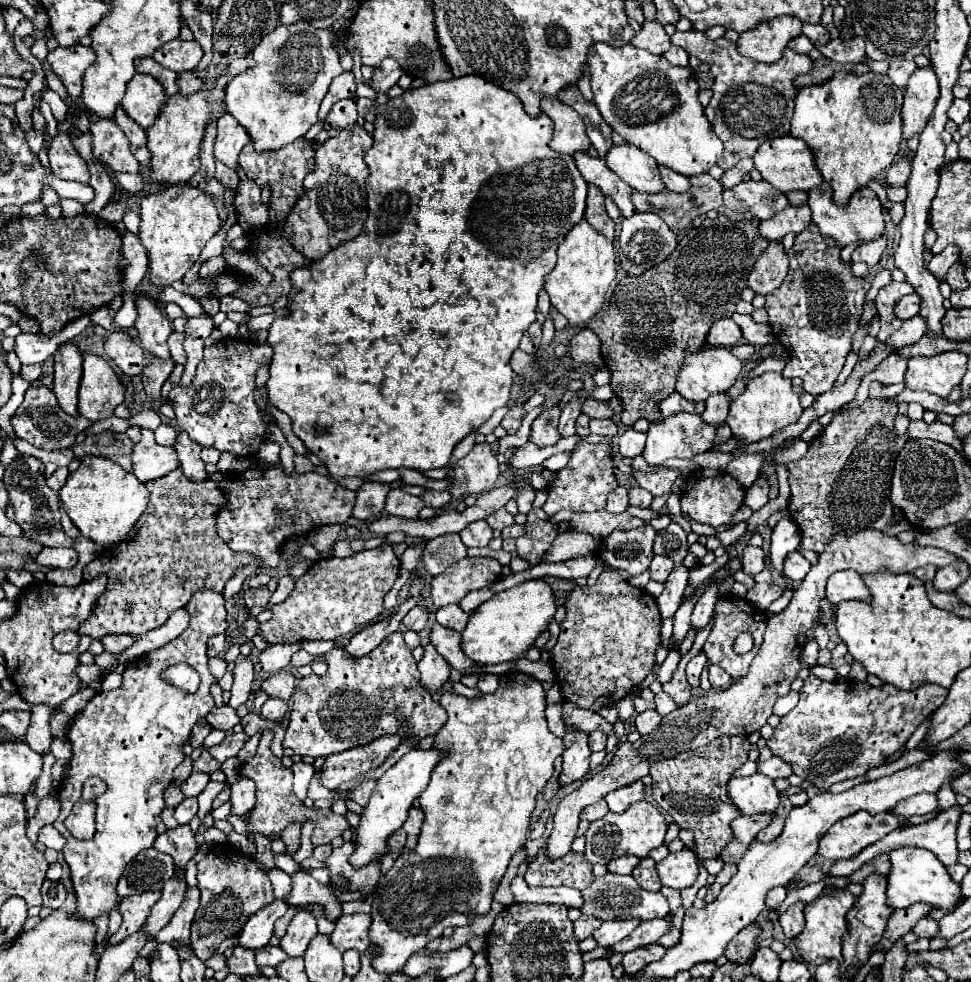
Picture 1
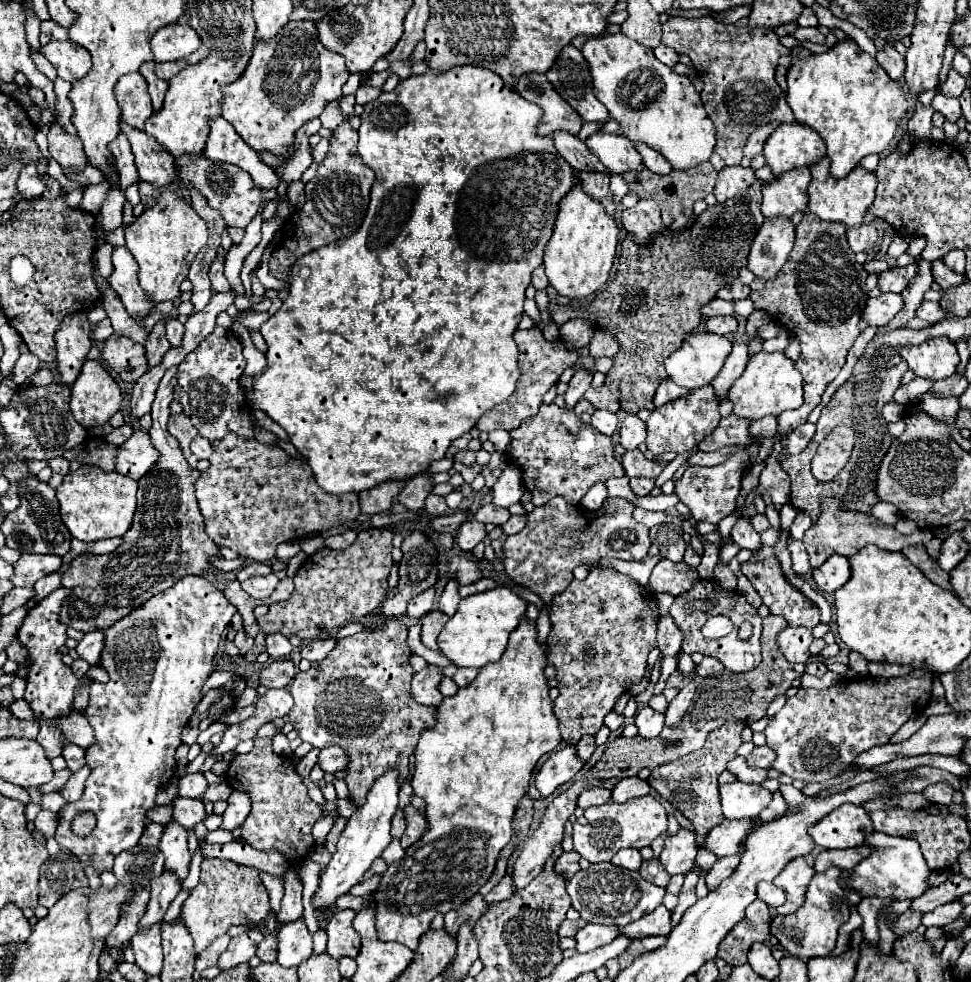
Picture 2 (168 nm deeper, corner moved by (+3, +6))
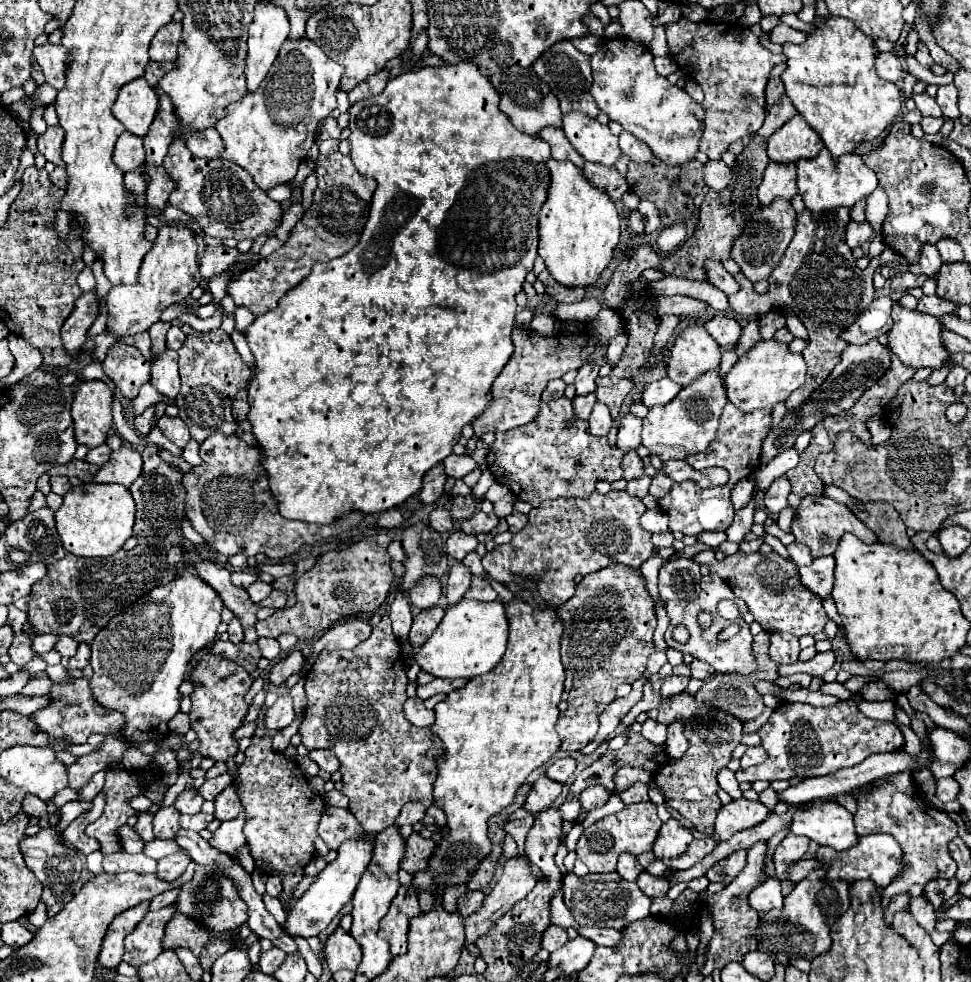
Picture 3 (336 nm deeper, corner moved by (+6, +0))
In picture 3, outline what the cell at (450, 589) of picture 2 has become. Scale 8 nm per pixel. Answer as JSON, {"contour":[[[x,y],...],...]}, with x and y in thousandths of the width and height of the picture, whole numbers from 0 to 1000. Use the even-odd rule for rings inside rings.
{"contour":[[[478,574],[465,576],[463,587],[461,587],[461,595],[459,595],[461,615],[468,615],[468,613],[476,611],[478,603],[484,599],[484,593],[486,593],[486,582],[484,582],[482,576],[478,576]]]}

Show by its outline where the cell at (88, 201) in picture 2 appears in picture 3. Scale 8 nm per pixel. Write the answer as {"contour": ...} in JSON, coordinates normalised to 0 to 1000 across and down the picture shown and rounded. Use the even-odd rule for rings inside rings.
{"contour":[[[128,134],[124,138],[124,143],[119,145],[119,153],[117,153],[117,163],[119,169],[126,171],[128,175],[144,169],[150,165],[150,153],[146,147],[146,141],[134,134]]]}

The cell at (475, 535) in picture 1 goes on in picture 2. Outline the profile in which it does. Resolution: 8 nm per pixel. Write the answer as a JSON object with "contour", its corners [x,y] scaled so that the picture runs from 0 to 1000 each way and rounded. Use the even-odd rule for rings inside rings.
{"contour":[[[483,527],[483,530],[479,530],[479,532],[475,534],[475,538],[471,540],[469,550],[471,550],[471,556],[473,556],[475,560],[487,560],[493,552],[497,552],[499,546],[502,546],[499,534],[491,532],[489,527]]]}

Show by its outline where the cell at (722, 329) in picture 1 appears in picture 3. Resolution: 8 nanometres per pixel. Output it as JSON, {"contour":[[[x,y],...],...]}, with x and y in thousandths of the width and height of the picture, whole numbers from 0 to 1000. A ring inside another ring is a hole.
{"contour":[[[735,322],[725,332],[731,338],[731,342],[737,344],[737,348],[744,354],[758,350],[760,344],[762,344],[762,340],[764,340],[764,332],[756,324],[750,324],[750,322]]]}

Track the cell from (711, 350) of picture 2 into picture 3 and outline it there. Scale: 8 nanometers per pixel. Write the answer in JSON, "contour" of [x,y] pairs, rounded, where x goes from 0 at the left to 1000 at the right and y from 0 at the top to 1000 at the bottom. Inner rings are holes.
{"contour":[[[723,330],[702,336],[688,358],[688,385],[700,393],[711,391],[717,383],[735,377],[742,371],[744,354]]]}

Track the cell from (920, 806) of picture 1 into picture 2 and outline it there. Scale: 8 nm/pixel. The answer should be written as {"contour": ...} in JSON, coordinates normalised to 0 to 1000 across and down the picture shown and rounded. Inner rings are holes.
{"contour":[[[967,796],[967,798],[959,798],[955,800],[951,807],[949,807],[959,819],[979,819],[979,809],[981,809],[981,802],[973,796]]]}

